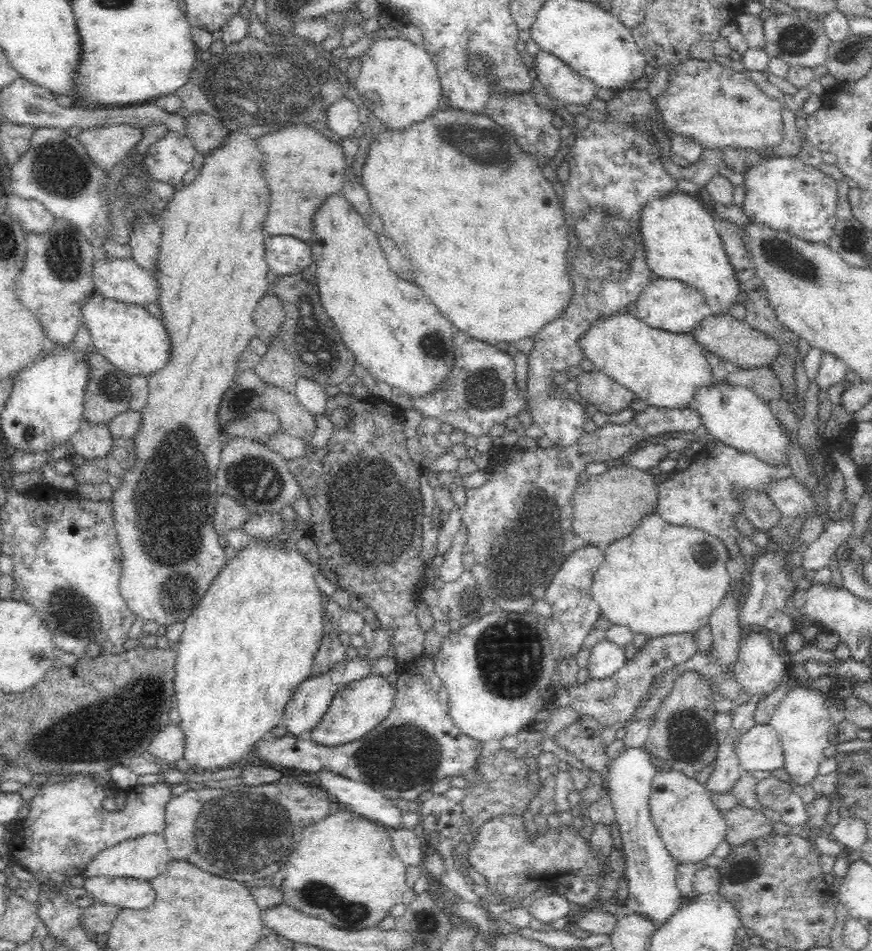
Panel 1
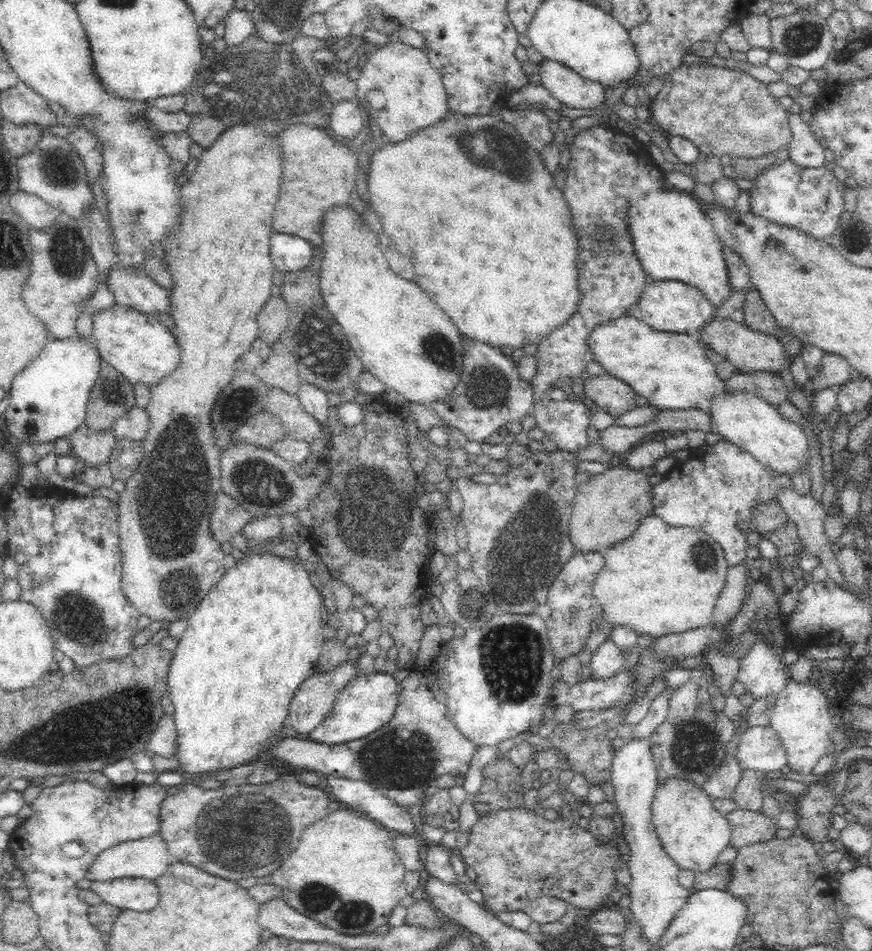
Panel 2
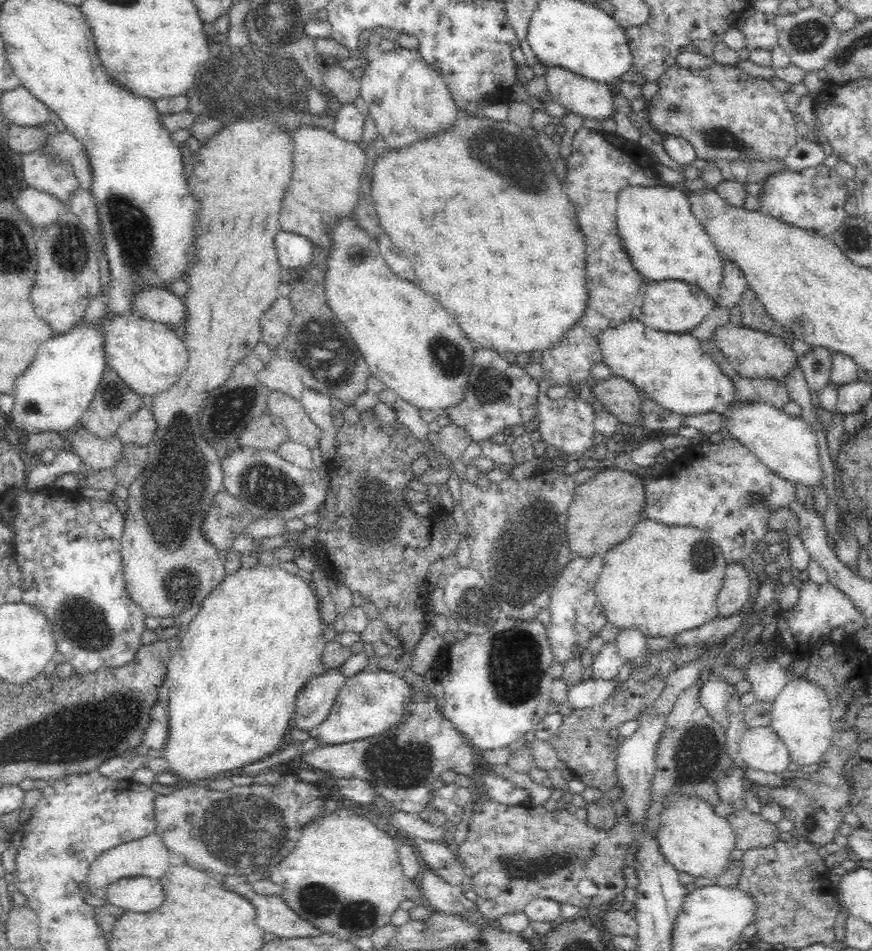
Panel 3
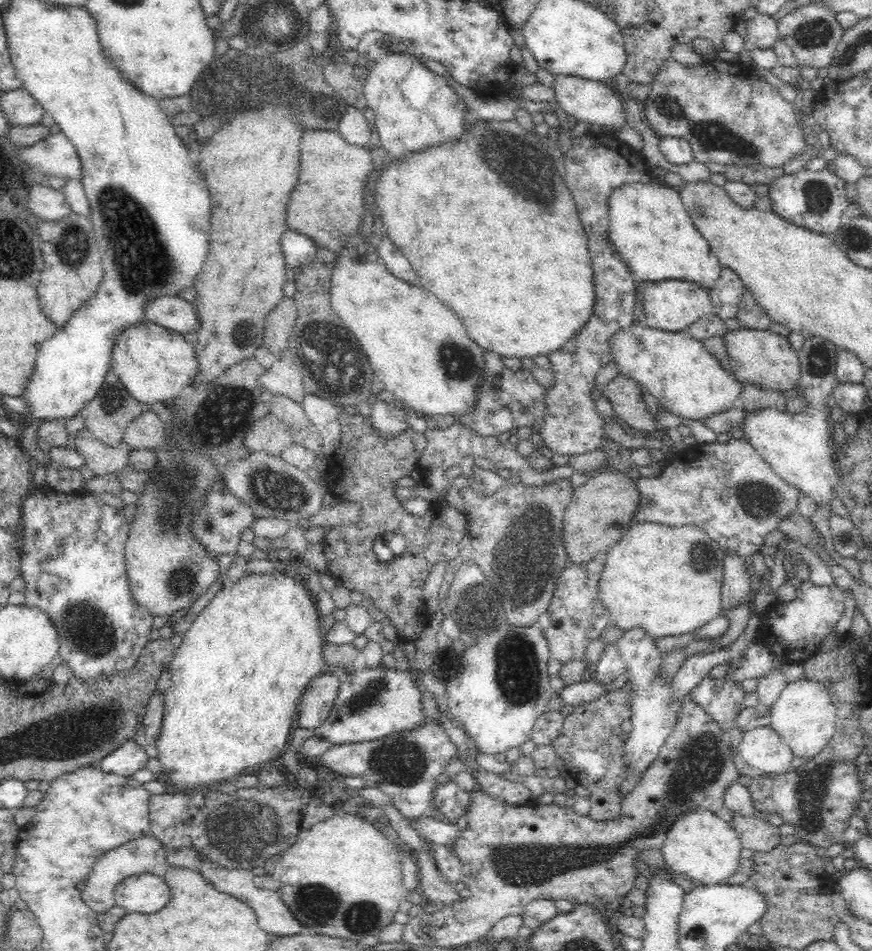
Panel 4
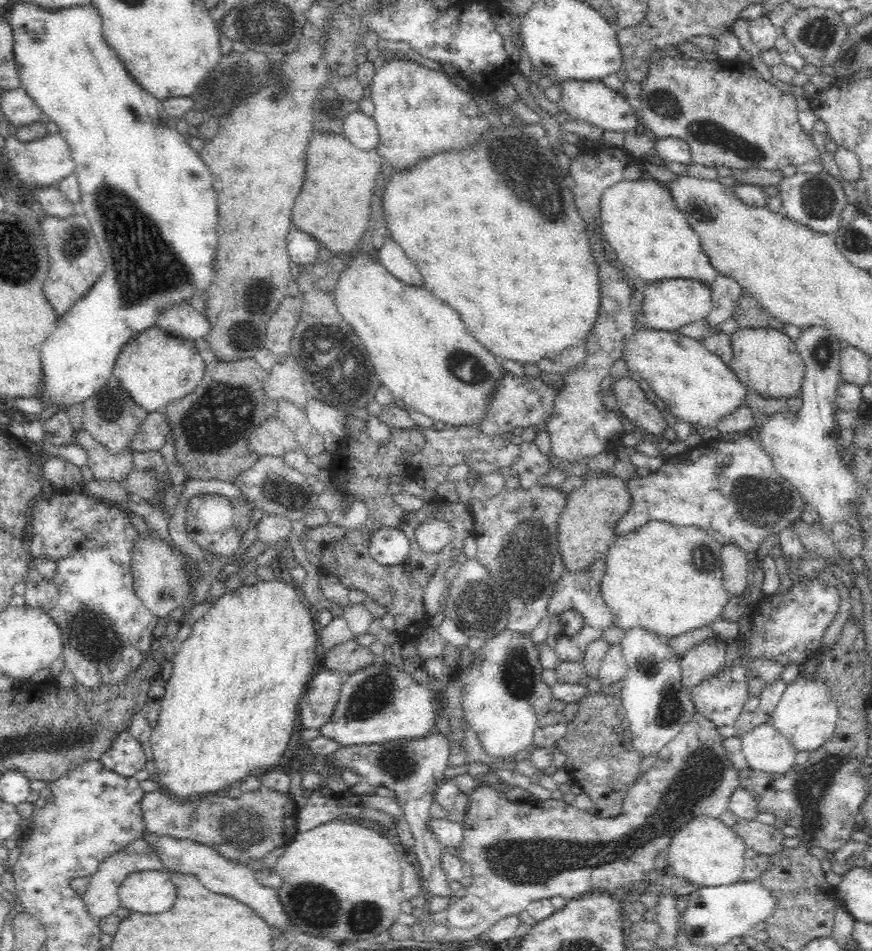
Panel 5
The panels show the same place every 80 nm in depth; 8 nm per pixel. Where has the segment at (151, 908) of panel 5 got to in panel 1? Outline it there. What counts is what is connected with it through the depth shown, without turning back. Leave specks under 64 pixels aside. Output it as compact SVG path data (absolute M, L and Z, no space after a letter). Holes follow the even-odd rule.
M88 876L84 877L82 888L92 900L120 909L148 908L156 898L150 883L140 878Z

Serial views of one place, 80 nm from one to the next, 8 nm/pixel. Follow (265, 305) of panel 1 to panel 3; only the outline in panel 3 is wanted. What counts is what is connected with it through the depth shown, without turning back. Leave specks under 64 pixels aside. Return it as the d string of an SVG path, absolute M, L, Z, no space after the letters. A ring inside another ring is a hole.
M278 295L260 316L261 340L276 354L275 346L284 342L291 320L293 308L288 297Z

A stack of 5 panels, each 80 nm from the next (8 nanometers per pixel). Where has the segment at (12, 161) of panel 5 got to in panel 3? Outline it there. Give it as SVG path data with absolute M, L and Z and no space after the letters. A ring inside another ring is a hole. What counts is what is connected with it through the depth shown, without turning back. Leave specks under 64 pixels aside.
M66 128L64 131L57 133L48 140L48 143L54 147L55 152L59 152L59 156L65 160L72 161L74 165L74 173L80 181L80 186L84 190L92 188L94 182L94 169L90 165L90 158L86 145L82 143L80 137L76 137L72 131Z

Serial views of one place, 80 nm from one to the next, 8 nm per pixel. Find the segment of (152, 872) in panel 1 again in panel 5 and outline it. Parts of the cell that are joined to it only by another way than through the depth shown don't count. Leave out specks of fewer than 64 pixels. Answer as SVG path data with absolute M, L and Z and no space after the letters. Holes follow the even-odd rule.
M144 837L130 842L130 844L128 844L126 848L122 848L120 852L114 852L114 854L110 854L108 858L104 858L104 862L98 866L98 870L90 876L88 886L86 886L84 894L82 894L82 899L84 905L87 907L88 913L92 914L95 920L99 921L100 918L104 918L104 916L116 912L120 907L117 894L120 884L128 878L128 875L145 871L168 873L166 866L164 866L158 857L153 842L149 842L149 840Z

